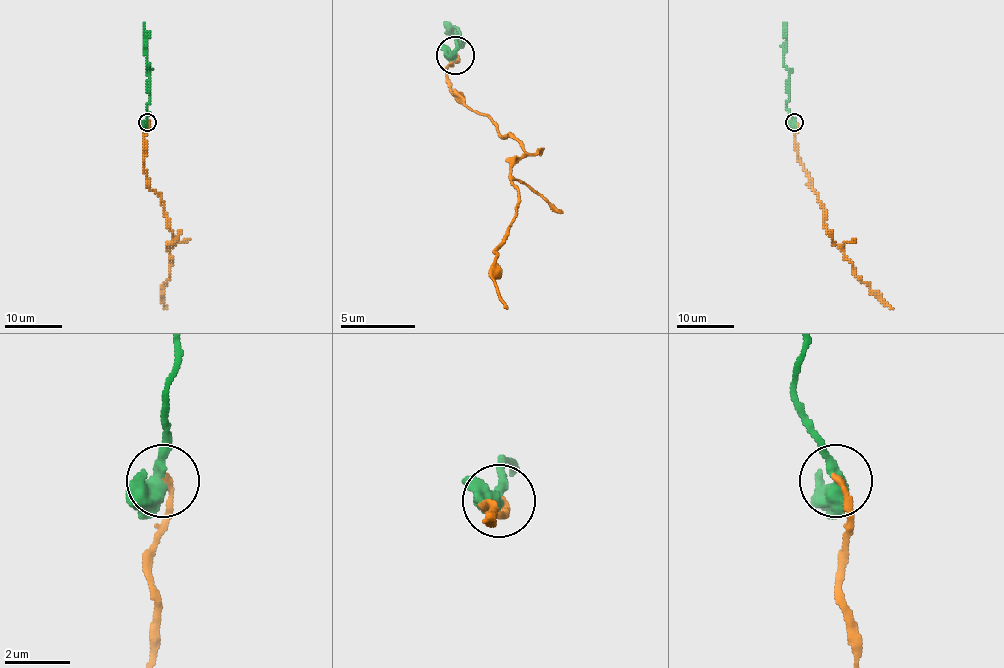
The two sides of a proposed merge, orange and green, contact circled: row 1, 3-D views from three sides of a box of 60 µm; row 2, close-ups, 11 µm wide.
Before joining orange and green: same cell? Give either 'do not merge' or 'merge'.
merge

